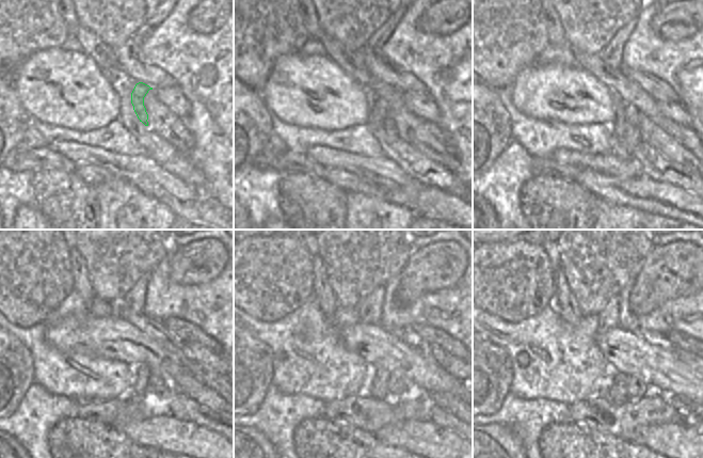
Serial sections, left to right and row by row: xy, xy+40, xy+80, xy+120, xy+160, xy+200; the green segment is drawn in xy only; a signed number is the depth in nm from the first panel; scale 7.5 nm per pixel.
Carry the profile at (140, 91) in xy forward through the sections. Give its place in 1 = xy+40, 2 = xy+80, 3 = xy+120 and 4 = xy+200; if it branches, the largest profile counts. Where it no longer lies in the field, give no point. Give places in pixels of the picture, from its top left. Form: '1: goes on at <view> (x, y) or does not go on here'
1: goes on at xy+40 (379, 108)
2: goes on at xy+80 (618, 127)
3: goes on at xy+120 (141, 375)
4: goes on at xy+200 (619, 393)

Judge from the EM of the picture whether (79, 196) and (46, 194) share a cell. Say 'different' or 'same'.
same

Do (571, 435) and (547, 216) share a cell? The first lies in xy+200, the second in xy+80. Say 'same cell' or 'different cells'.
same cell

